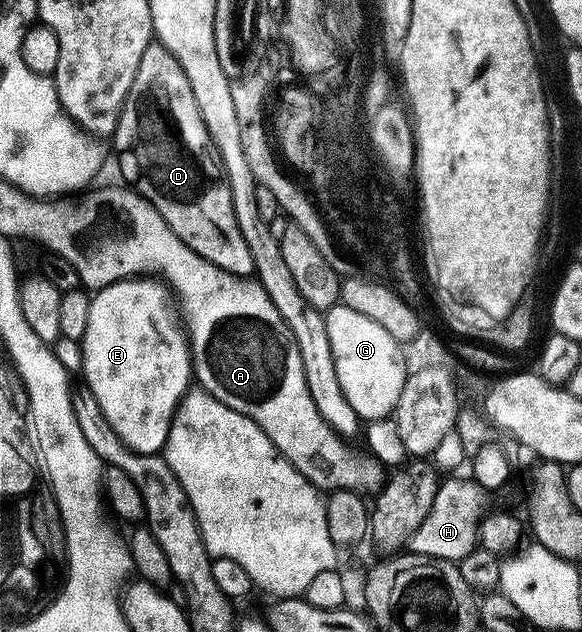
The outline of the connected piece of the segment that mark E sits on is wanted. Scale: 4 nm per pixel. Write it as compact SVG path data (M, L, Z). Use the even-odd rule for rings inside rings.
M125 280L95 291L91 295L90 320L86 320L86 332L80 342L83 385L94 392L94 400L98 400L98 408L102 408L110 428L114 428L114 432L118 432L118 436L134 452L153 456L163 451L172 415L190 389L188 378L190 382L193 377L187 345L171 346L156 327L156 314L148 298L160 298L163 294L166 294L165 287L156 280Z

